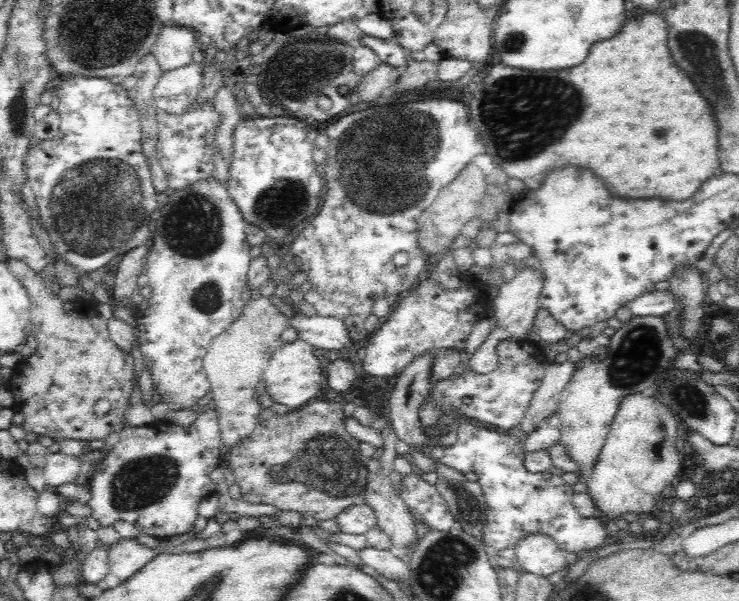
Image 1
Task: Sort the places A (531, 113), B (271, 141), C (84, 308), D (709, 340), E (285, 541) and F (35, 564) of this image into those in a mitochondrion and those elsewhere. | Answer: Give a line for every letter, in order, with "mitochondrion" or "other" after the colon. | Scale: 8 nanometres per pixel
A: mitochondrion
B: other
C: other
D: other
E: other
F: other

